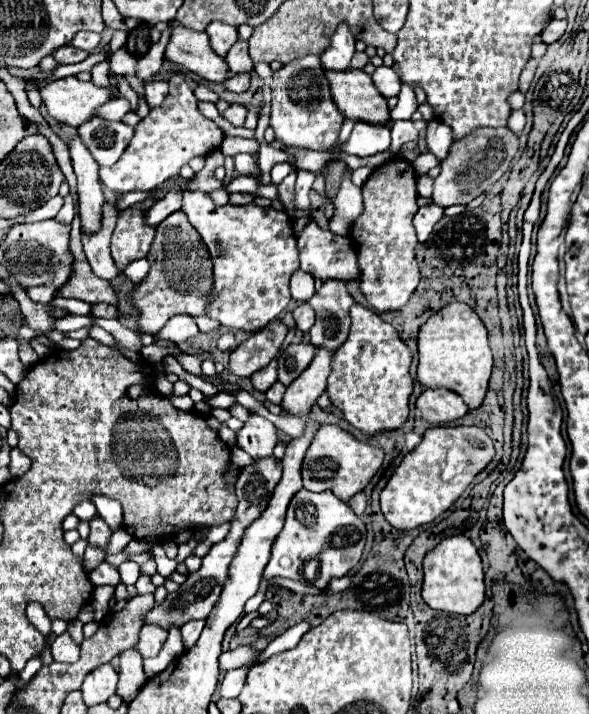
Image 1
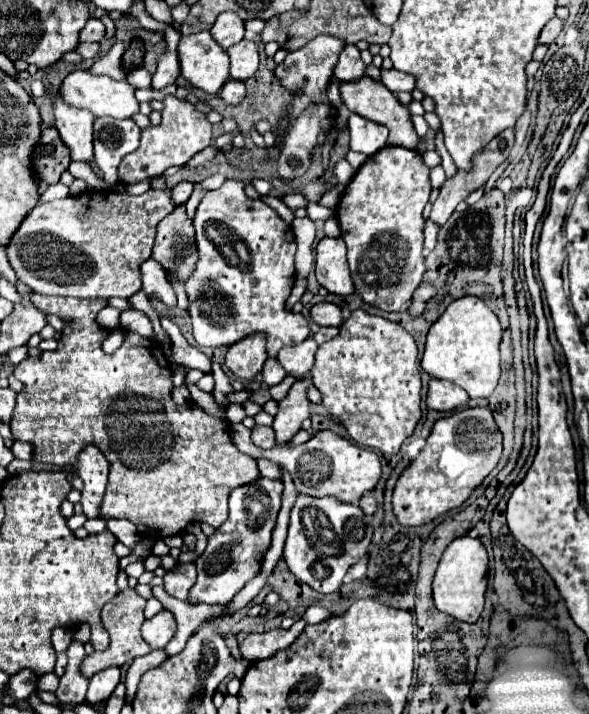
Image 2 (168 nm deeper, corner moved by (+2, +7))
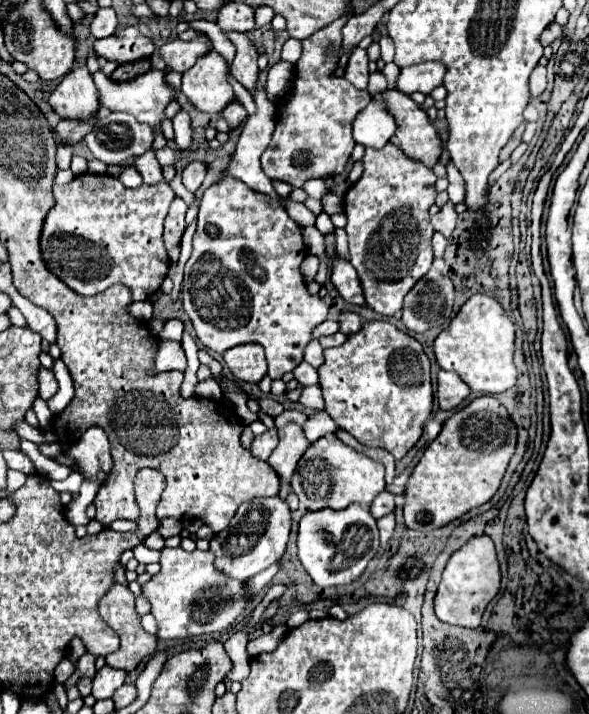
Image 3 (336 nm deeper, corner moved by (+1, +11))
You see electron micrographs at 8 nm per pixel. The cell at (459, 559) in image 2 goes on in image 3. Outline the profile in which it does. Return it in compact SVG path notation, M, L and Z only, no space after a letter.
M488 535L472 537L464 547L450 555L450 561L442 573L438 593L434 599L436 617L444 623L468 623L478 627L486 605L494 599L500 589L500 563L496 559L494 543Z

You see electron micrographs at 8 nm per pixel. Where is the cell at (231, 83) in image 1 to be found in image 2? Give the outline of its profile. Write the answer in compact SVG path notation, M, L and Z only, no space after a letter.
M227 81L219 93L219 97L227 105L239 105L245 99L245 83L243 81Z

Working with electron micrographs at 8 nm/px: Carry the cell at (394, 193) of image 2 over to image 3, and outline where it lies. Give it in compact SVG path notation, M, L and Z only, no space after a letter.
M392 143L382 149L366 149L362 165L362 177L344 195L350 263L360 277L366 305L380 315L396 315L402 311L406 293L428 273L434 259L430 243L434 229L428 209L436 199L436 175Z

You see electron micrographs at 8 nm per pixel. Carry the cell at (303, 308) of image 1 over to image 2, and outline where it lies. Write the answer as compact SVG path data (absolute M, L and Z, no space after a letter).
M317 303L311 307L311 319L321 327L341 327L345 315L343 309L335 303Z

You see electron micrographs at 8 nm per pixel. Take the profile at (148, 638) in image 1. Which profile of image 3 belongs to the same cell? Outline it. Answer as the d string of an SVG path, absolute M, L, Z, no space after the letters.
M180 547L162 549L160 573L142 585L142 593L150 597L160 639L184 639L202 633L224 631L244 611L248 603L244 595L244 583L232 581L218 573L212 561L214 557L210 551L196 549L188 553Z

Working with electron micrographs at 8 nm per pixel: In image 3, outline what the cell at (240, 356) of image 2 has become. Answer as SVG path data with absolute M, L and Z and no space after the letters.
M238 345L236 349L228 349L228 353L224 353L224 363L240 381L258 383L266 375L266 359L260 345Z

